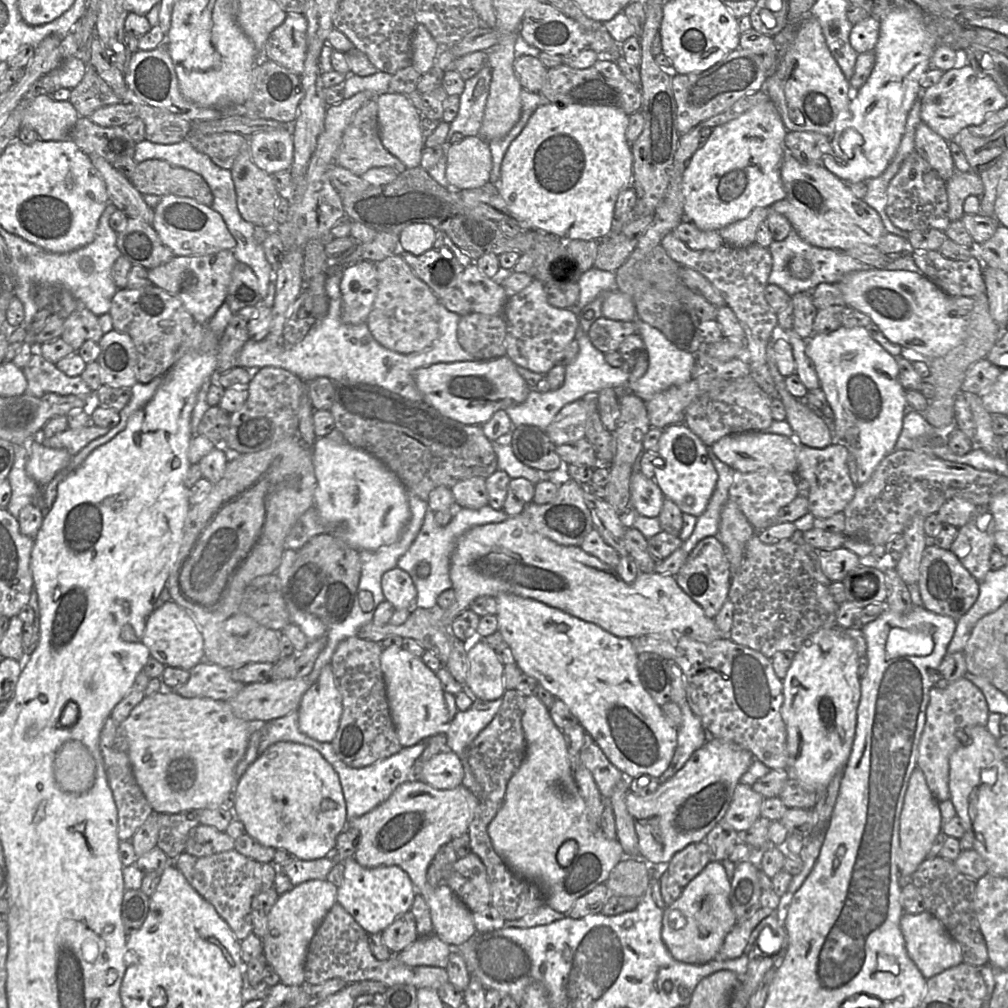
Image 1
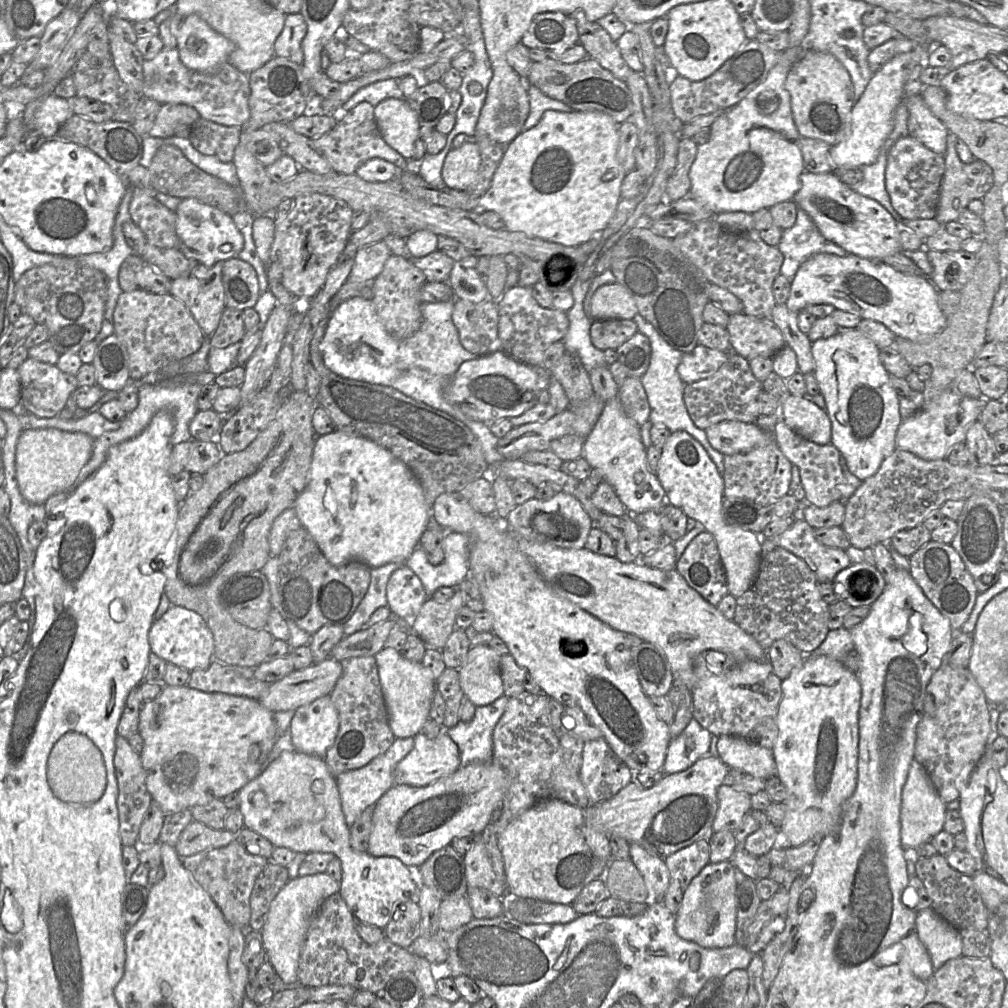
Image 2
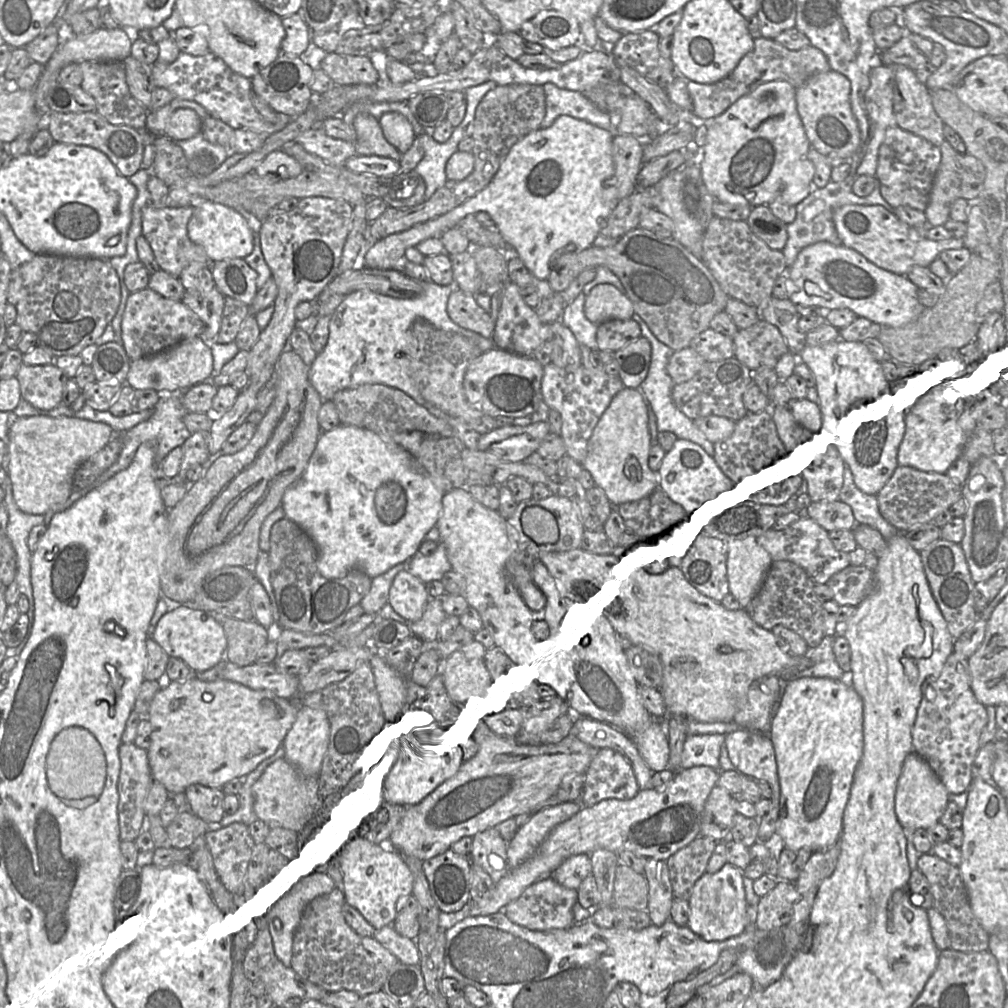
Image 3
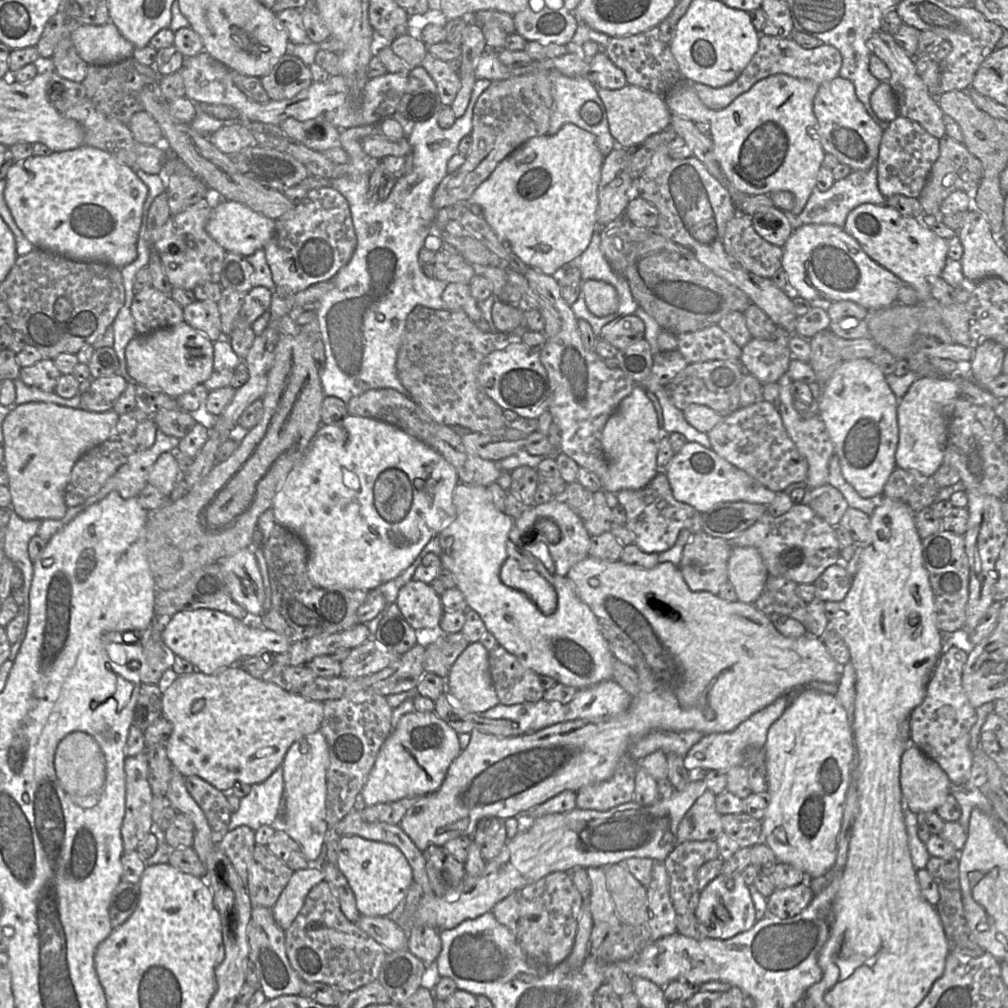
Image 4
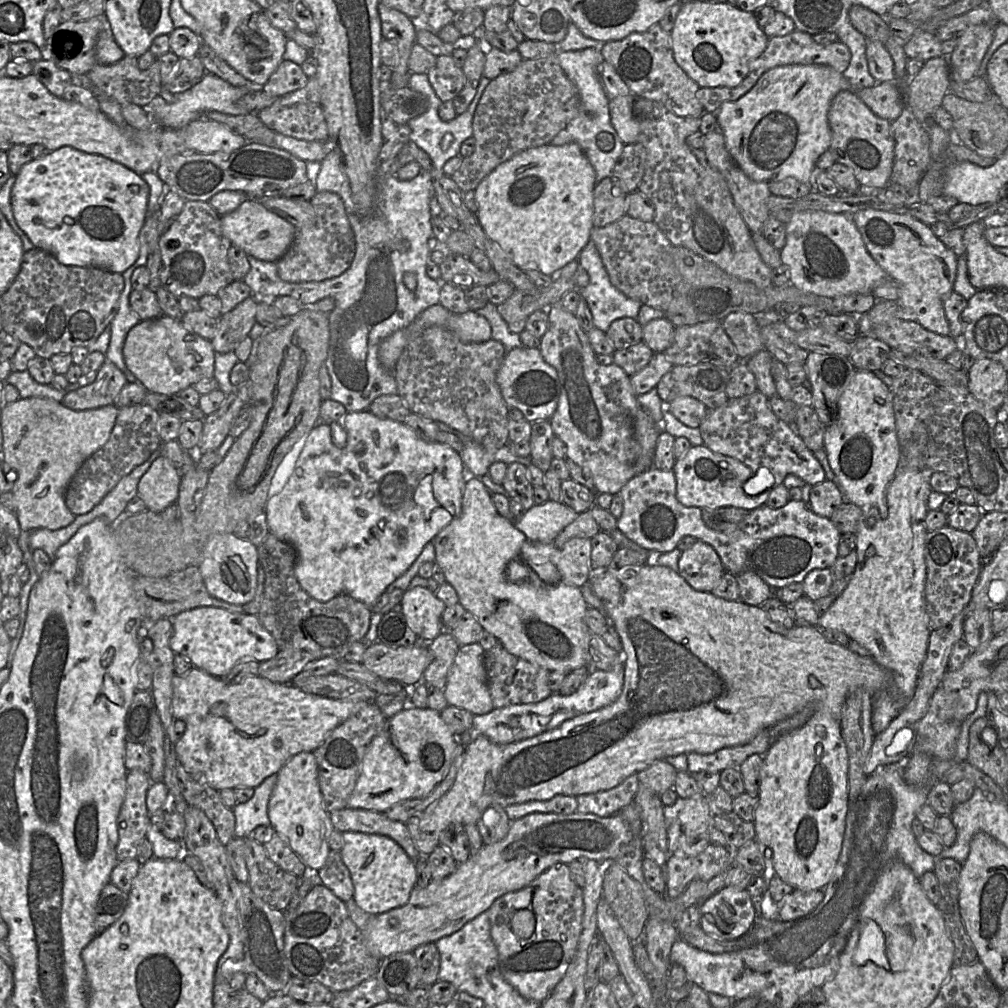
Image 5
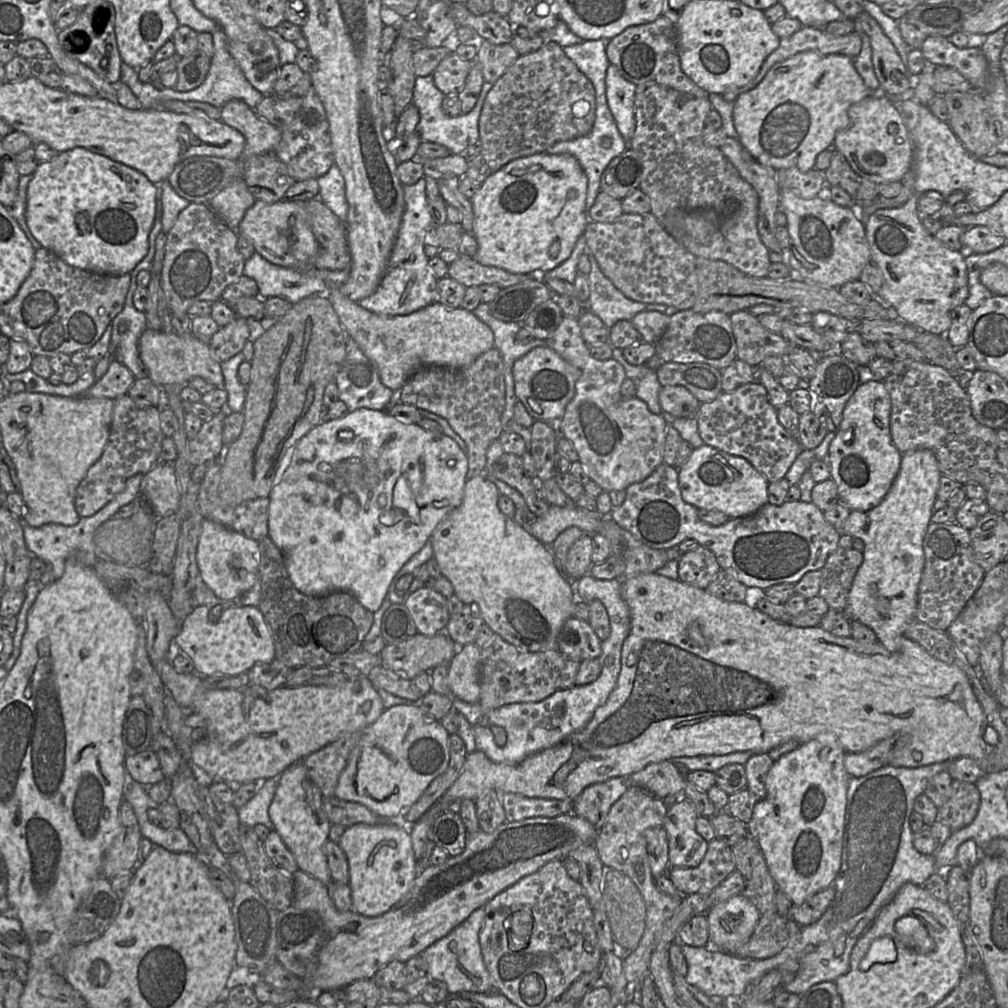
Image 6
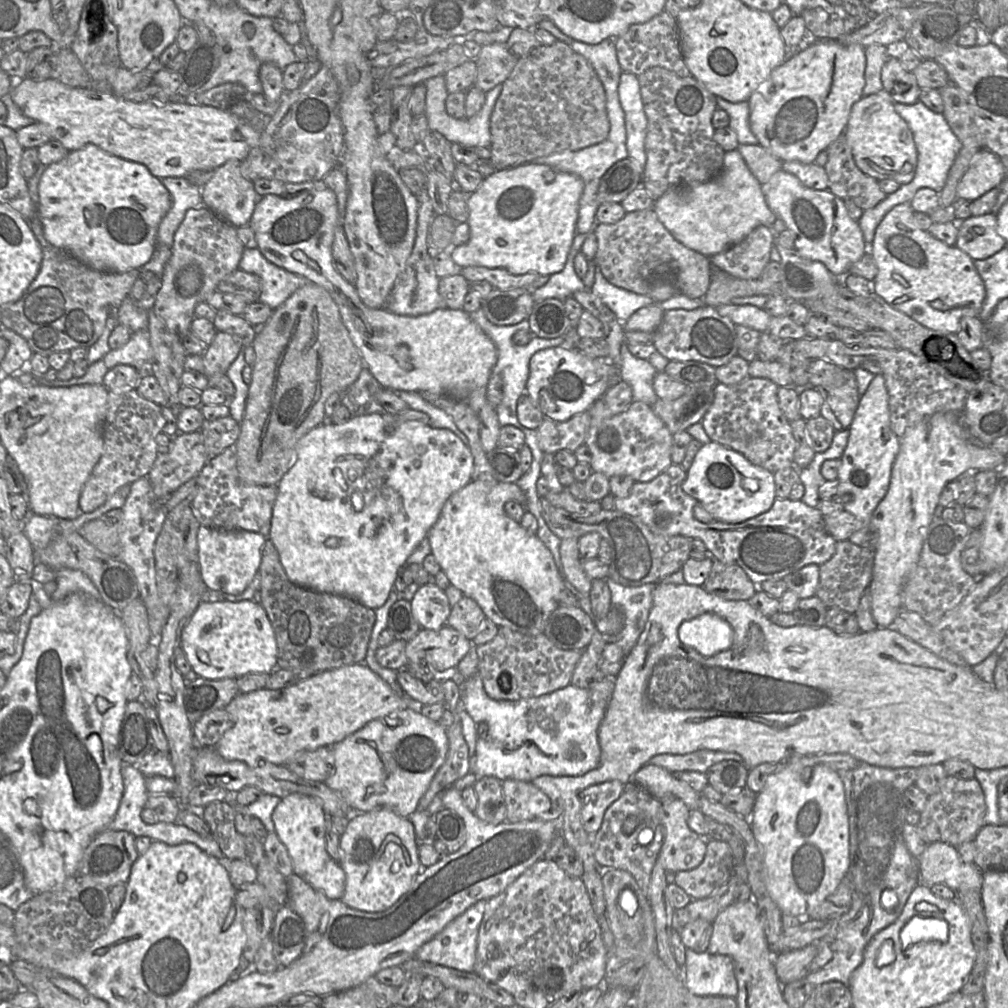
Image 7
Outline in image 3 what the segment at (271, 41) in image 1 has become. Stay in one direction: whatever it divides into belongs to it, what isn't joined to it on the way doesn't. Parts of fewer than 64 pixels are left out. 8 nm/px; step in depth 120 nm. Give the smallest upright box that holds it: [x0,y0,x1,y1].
[281,13,312,57]

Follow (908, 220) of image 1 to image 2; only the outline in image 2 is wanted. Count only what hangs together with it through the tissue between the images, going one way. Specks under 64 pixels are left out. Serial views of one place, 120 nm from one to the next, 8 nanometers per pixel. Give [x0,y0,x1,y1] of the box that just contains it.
[885,135,944,218]

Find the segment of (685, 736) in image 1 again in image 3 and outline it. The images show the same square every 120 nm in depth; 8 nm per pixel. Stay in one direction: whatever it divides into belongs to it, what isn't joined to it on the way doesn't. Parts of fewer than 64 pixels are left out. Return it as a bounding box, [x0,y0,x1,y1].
[680,734,725,770]

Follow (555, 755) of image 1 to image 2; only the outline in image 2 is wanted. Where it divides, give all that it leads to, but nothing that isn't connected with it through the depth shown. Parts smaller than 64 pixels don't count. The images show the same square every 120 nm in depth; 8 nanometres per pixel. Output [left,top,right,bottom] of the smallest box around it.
[499,799,607,904]

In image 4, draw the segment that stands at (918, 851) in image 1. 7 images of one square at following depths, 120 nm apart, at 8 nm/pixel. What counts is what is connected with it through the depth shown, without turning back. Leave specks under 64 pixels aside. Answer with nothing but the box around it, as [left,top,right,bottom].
[900,744,951,814]

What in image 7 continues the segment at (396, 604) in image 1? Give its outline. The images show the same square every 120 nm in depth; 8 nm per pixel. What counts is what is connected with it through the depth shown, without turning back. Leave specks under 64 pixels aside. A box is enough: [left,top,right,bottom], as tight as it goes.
[410,584,451,629]

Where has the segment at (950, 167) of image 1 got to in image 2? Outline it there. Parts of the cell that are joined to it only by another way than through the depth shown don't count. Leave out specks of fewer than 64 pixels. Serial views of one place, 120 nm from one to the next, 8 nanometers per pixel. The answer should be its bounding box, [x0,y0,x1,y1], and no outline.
[905,94,948,155]

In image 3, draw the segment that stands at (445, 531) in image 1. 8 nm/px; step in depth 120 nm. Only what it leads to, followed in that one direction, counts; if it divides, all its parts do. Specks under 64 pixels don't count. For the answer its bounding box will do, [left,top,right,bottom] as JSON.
[408,542,454,586]

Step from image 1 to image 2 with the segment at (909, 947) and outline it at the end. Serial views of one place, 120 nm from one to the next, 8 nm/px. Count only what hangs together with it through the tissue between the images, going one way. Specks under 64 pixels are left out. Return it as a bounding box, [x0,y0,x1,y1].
[917,908,962,971]

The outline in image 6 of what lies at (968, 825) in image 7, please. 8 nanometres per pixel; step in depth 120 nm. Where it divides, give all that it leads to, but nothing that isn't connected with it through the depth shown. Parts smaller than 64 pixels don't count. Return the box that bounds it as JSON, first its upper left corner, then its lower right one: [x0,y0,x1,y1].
[937,781,980,832]

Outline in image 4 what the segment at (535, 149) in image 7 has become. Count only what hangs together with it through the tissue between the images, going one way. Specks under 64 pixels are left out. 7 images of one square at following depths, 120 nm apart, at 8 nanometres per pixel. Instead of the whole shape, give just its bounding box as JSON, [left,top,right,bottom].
[432,71,552,210]

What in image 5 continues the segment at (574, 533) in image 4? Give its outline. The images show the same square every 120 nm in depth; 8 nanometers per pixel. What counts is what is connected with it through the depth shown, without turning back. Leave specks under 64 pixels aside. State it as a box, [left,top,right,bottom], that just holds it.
[520,538,592,588]

